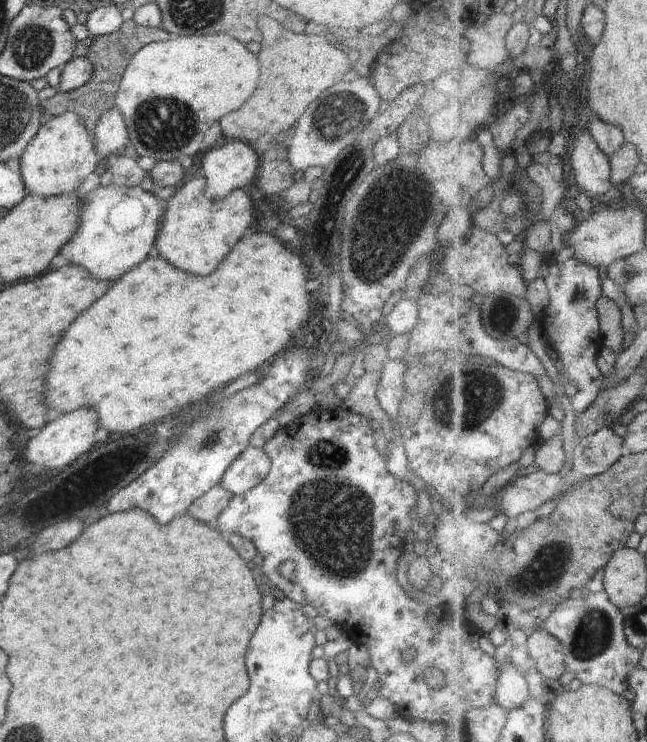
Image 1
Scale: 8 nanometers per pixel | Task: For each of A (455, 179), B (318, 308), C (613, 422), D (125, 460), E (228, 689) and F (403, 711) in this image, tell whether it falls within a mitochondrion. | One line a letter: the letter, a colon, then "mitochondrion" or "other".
A: other
B: other
C: other
D: other
E: other
F: other

